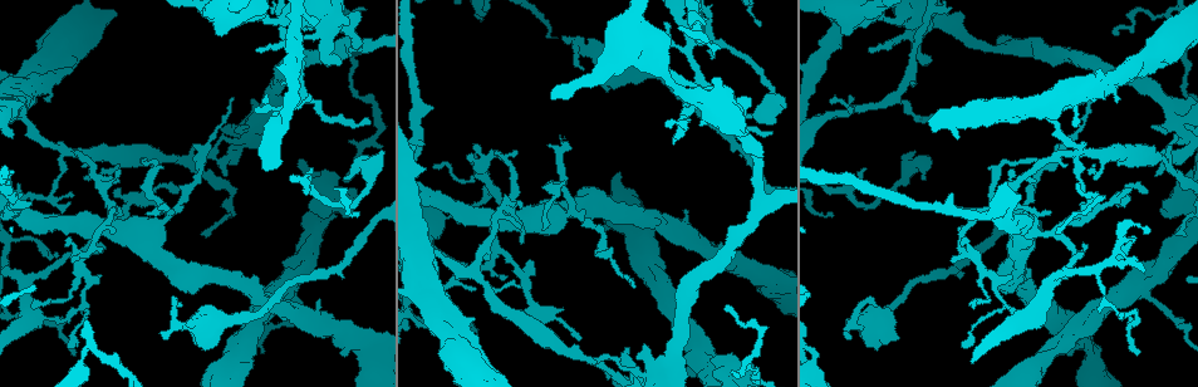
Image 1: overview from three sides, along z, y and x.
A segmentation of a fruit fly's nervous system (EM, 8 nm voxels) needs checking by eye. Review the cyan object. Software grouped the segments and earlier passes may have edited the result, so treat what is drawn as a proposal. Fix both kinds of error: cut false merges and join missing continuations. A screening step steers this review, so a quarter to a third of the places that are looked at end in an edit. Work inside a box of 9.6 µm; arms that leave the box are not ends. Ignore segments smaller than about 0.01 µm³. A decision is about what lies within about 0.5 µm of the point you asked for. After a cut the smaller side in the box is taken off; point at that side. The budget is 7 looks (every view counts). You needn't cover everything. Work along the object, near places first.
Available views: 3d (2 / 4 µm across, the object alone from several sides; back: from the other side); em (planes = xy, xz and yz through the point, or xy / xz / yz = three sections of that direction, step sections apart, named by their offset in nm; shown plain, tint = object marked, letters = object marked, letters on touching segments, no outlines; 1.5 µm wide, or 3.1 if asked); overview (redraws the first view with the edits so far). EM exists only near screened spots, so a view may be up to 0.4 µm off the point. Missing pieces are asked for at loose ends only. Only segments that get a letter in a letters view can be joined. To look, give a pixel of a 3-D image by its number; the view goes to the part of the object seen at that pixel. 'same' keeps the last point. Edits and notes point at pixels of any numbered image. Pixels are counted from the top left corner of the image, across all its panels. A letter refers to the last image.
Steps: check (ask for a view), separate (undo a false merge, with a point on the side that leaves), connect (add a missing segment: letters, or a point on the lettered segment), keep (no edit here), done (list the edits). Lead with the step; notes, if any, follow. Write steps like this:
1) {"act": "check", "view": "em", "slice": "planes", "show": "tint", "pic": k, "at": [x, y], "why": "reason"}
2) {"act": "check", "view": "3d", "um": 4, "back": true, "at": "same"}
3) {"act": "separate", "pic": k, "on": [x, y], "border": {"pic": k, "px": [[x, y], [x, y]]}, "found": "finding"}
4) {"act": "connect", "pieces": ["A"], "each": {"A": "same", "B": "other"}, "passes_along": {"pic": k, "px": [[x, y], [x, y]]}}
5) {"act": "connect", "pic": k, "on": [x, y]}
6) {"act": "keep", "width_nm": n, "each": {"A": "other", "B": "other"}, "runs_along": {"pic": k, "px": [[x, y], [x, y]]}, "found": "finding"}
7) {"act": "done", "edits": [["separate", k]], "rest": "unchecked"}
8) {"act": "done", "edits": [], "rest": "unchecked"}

{"act": "check", "view": "em", "slice": "planes", "show": "tint", "pic": 1, "at": [558, 215], "why": "sharp bend"}

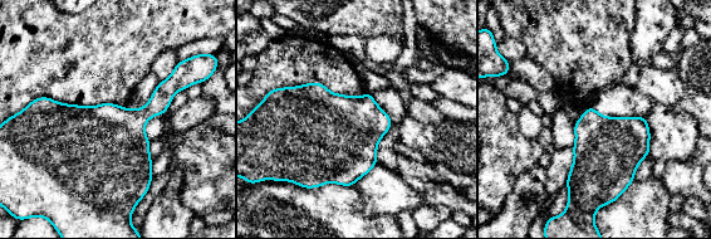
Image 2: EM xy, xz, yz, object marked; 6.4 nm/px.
{"act": "check", "view": "em", "slice": "planes", "show": "letters", "at": "same"}

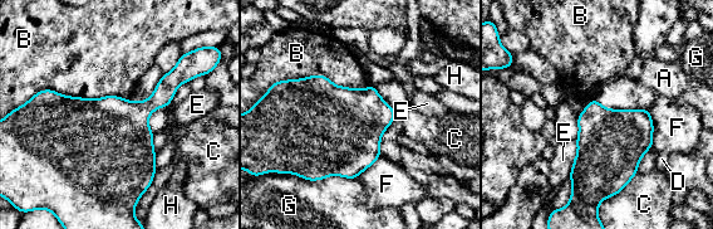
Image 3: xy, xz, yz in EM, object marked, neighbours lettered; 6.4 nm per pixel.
{"act": "keep", "each": {"A": "other", "B": "other", "C": "other", "D": "other", "E": "other", "F": "other", "G": "other", "H": "other"}, "border": {"pic": 3, "px": [[576, 140], [576, 155], [568, 176]]}, "found": "one cell here"}

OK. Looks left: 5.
{"act": "check", "view": "3d", "um": 4, "pic": 1, "at": [561, 138], "why": "an open end"}

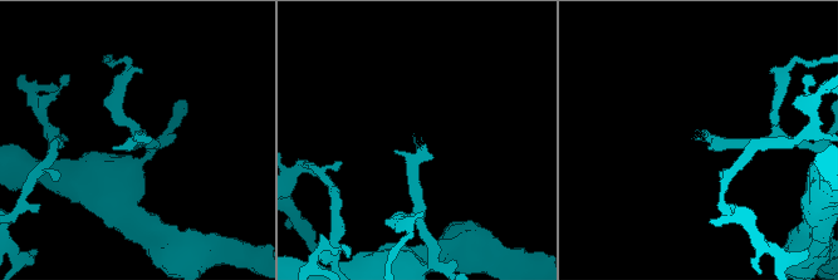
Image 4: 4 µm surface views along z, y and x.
{"act": "check", "view": "em", "slice": "planes", "show": "letters", "pic": 4, "at": [414, 137], "why": "now the EM"}

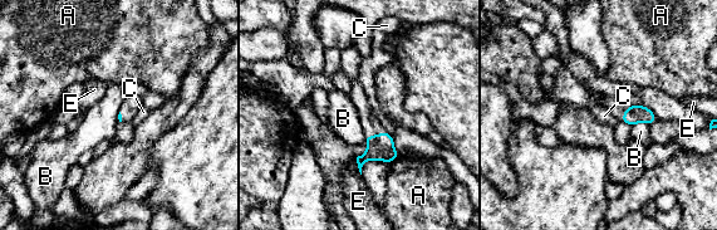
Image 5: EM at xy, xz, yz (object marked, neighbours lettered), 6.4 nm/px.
{"act": "keep", "each": {"A": "other", "B": "other", "C": "other", "E": "other"}, "border": {"pic": 5, "px": [[649, 125], [636, 122], [630, 127]]}, "found": "none of them fits"}

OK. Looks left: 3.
{"act": "check", "view": "em", "slice": "planes", "show": "plain", "pic": 1, "at": [72, 151], "why": "four or more arms meet"}

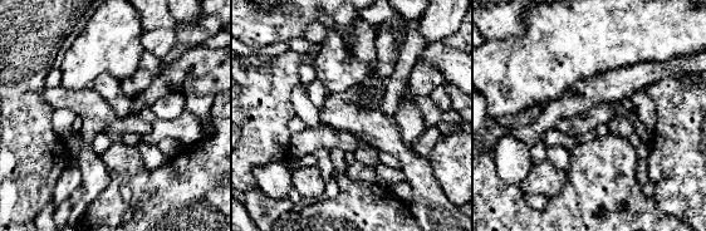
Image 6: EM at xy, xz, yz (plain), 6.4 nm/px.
{"act": "check", "view": "em", "slice": "planes", "show": "letters", "at": "same", "why": "what lies round it"}

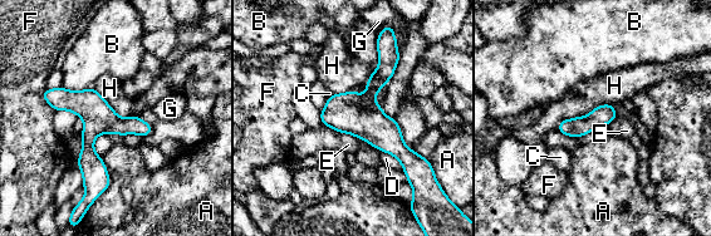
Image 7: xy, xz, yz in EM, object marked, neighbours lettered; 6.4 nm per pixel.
{"act": "keep", "width_nm": 130, "each": {"A": "other", "B": "other", "C": "other", "D": "other", "E": "other", "F": "other", "G": "other", "H": "other"}, "found": "all the same cell"}

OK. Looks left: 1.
{"act": "done", "edits": [], "rest": "unchecked"}

